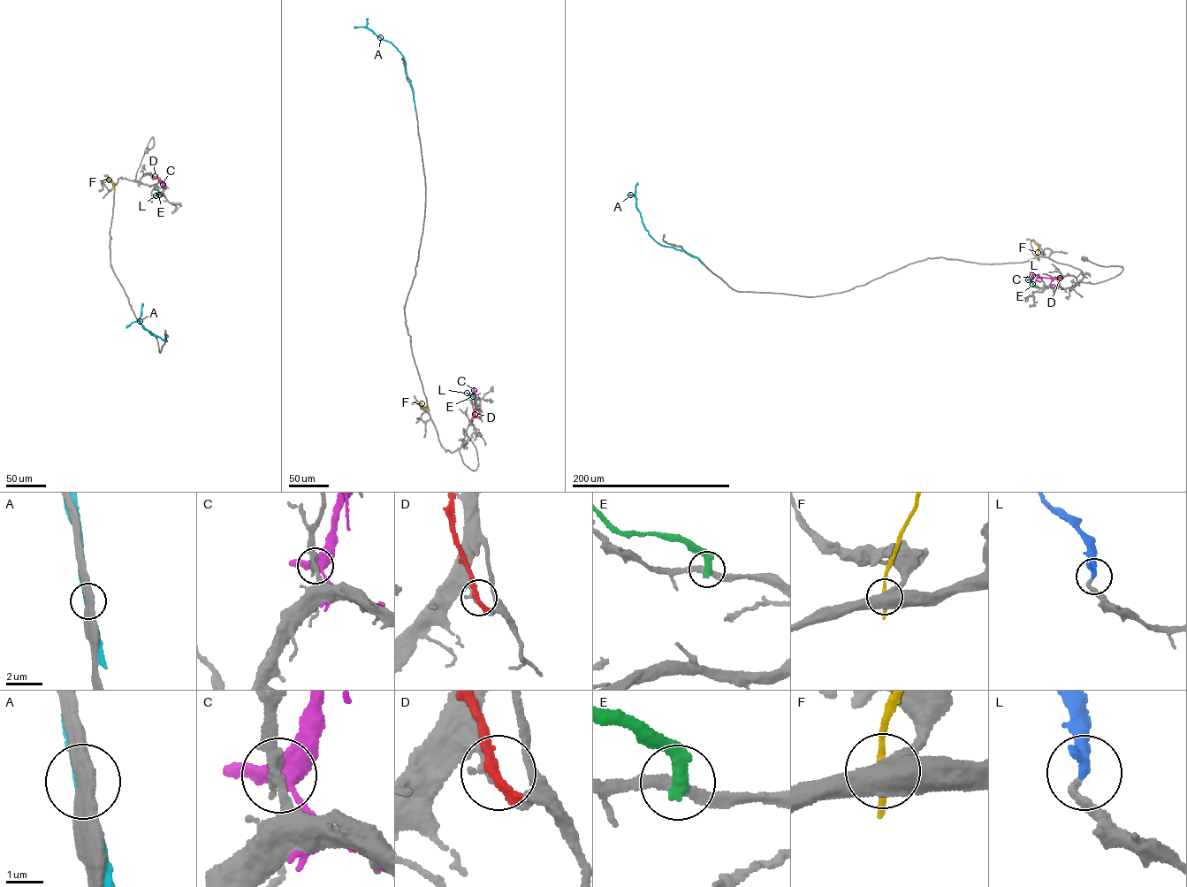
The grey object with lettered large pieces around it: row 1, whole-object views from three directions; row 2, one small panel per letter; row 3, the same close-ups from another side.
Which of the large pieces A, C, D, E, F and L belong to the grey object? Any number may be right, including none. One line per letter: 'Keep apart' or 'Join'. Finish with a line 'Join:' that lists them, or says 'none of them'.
A: Keep apart
C: Keep apart
D: Keep apart
E: Keep apart
F: Keep apart
L: Join
Join: L

